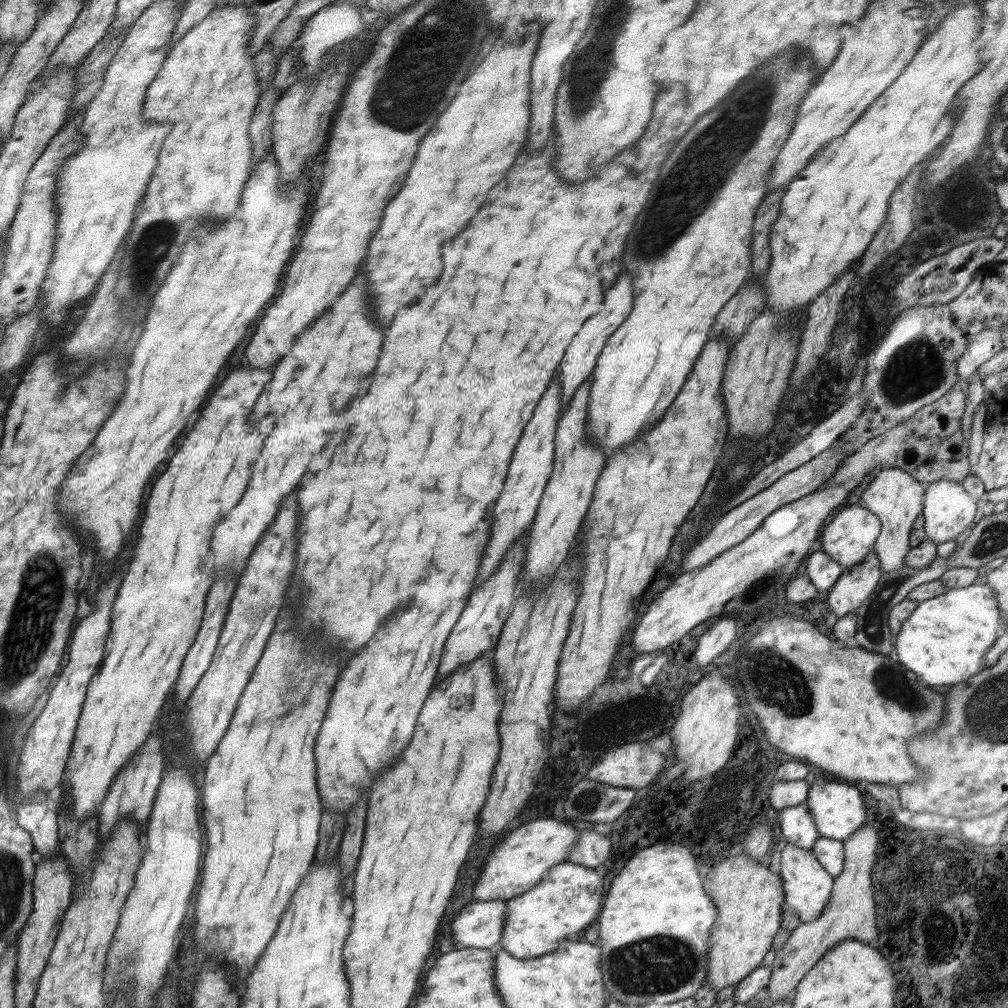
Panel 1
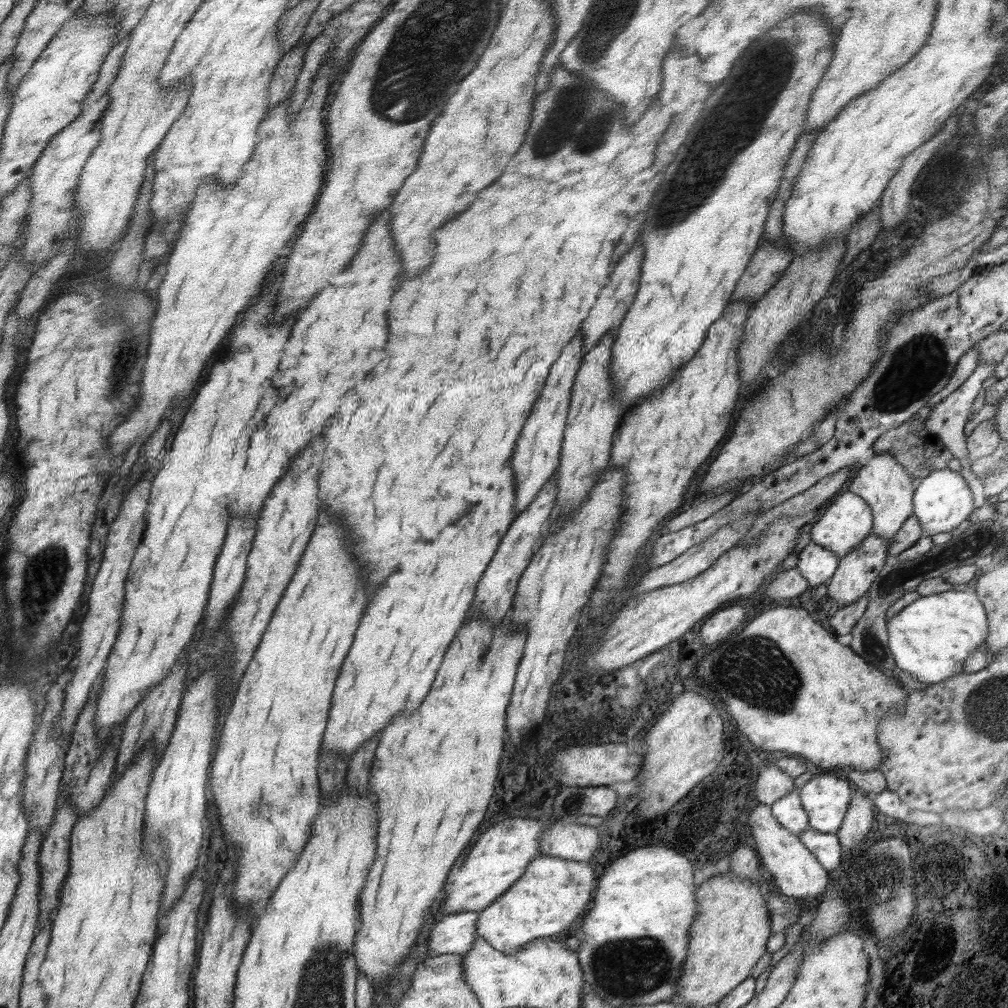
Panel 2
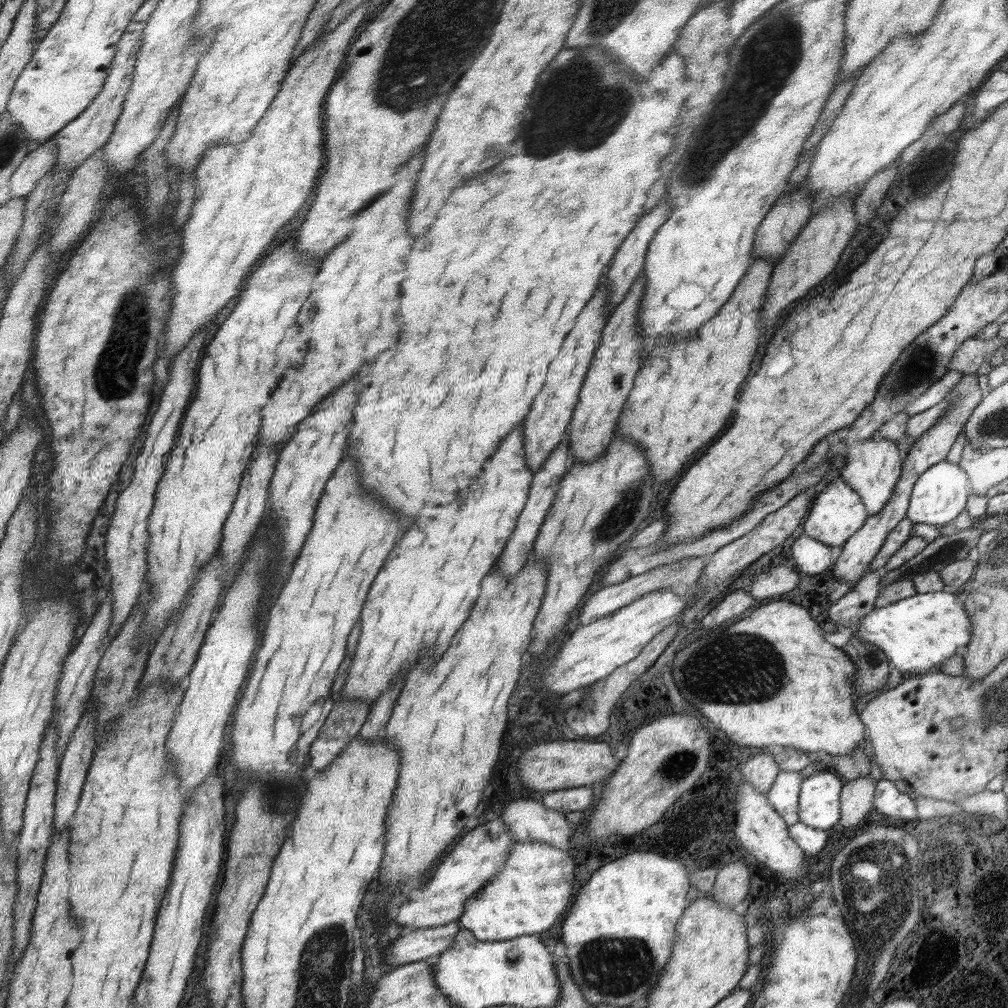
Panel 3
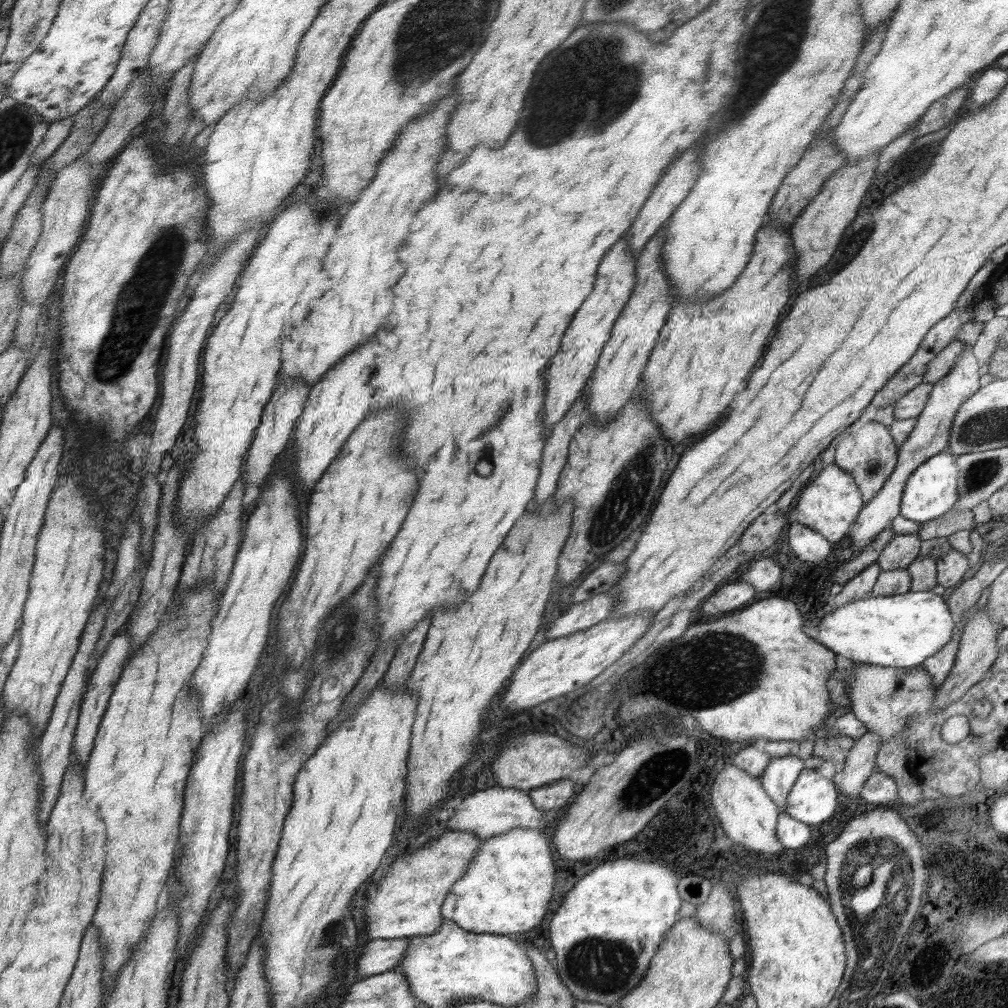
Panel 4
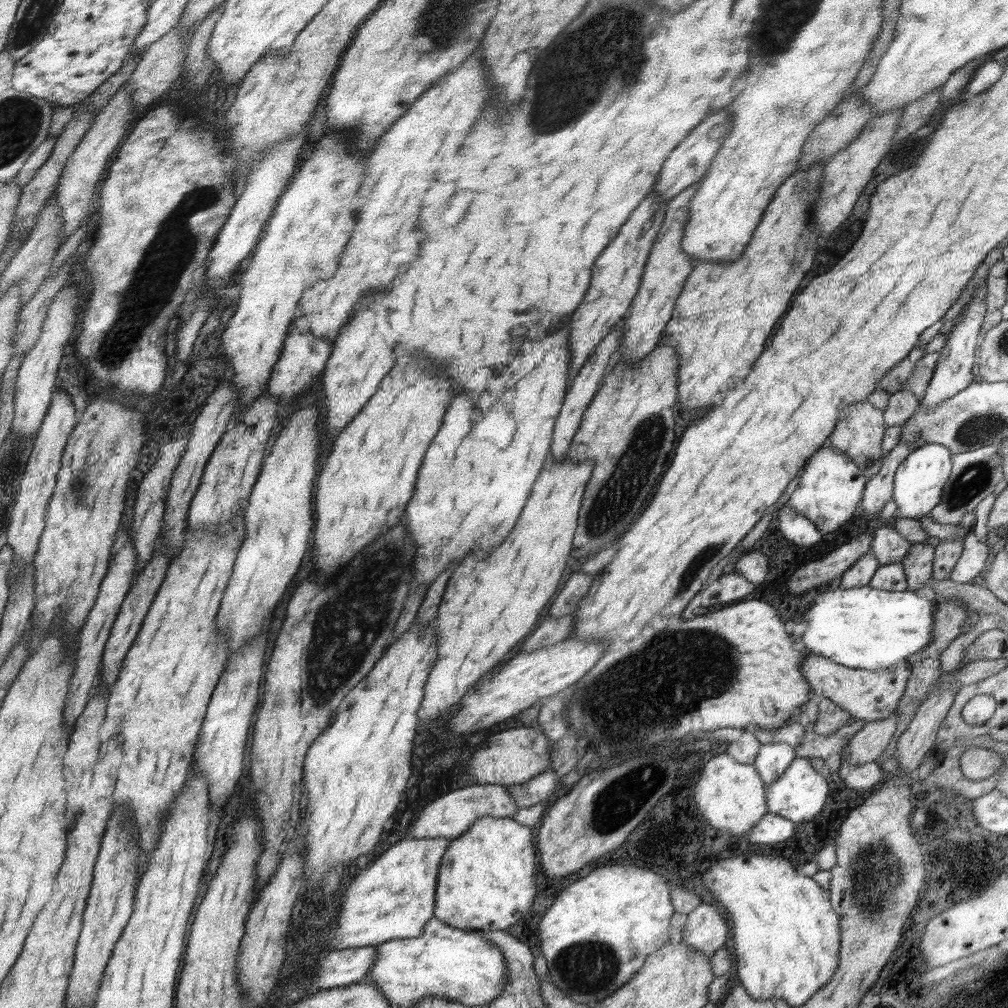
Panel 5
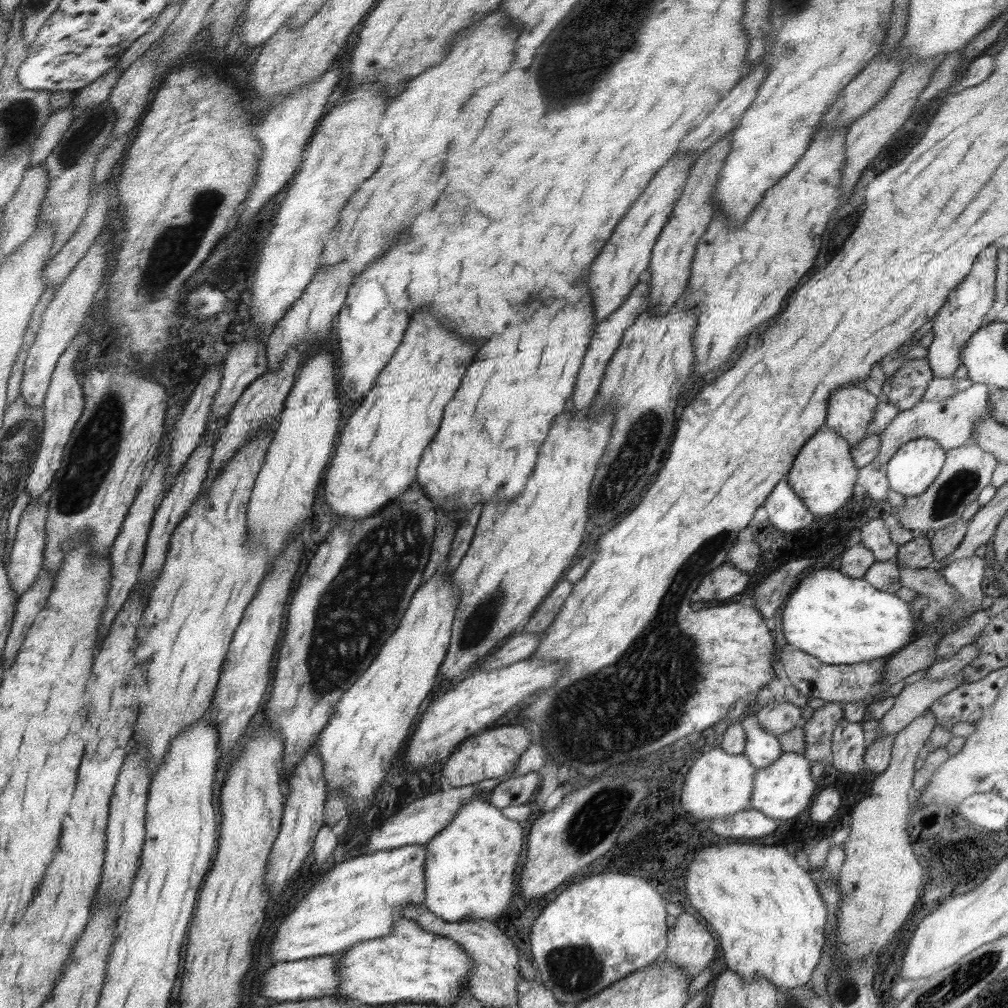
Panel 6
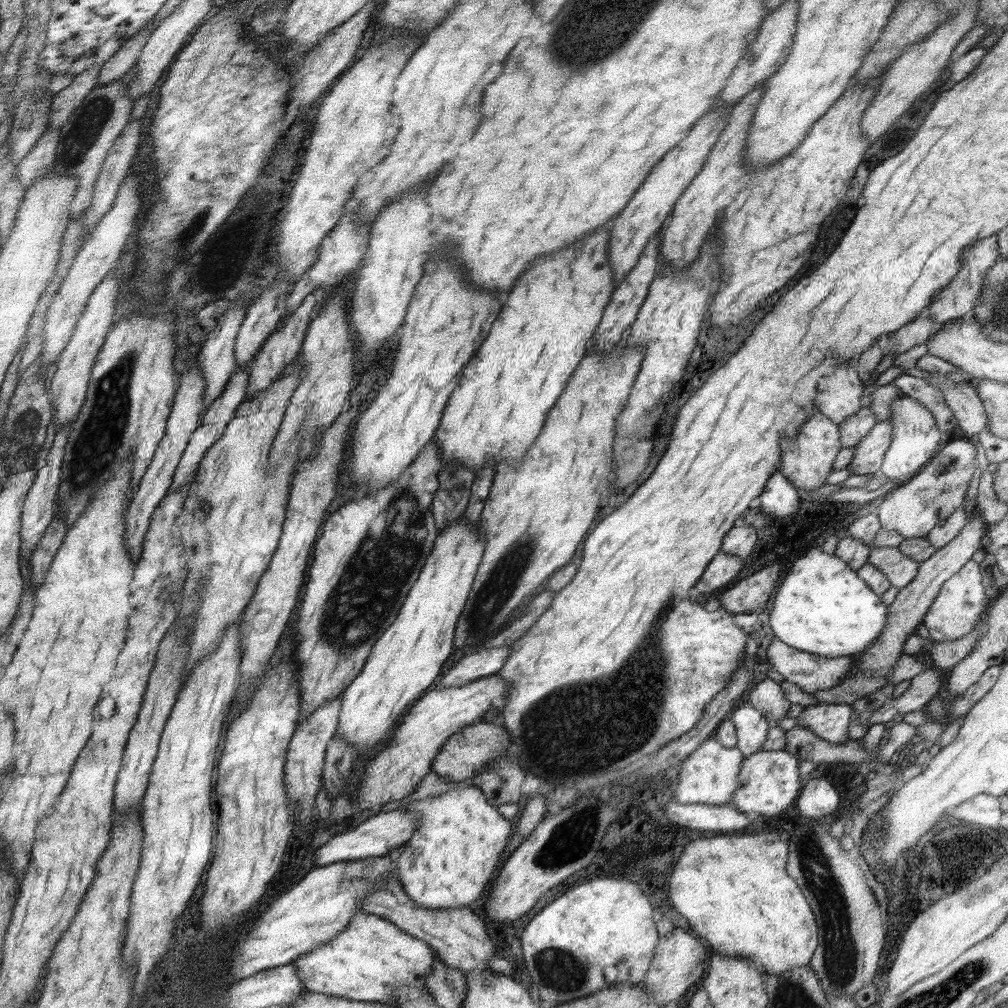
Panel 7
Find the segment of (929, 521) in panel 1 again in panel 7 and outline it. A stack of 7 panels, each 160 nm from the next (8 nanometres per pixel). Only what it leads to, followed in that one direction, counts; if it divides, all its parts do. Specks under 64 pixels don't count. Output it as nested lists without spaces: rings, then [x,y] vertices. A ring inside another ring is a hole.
[[[902,395],[894,399],[891,402],[889,418],[894,425],[894,436],[883,458],[880,473],[885,474],[891,480],[897,478],[903,485],[922,472],[948,438],[938,429],[931,410],[914,397]]]

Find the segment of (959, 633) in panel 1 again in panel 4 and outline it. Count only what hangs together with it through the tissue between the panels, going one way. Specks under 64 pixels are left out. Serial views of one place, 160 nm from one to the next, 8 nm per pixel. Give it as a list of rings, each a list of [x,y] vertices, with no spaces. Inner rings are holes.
[[[931,590],[894,596],[870,594],[844,603],[825,615],[814,639],[834,654],[862,665],[895,669],[921,666],[952,638],[955,622],[945,599],[946,595],[934,594]]]

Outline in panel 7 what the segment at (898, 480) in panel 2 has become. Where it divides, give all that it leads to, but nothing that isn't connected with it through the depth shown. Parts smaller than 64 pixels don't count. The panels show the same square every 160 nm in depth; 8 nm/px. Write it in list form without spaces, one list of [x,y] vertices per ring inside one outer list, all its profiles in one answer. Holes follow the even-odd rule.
[[[854,361],[834,364],[834,372],[826,376],[814,398],[815,406],[836,425],[842,424],[860,409],[865,388]]]

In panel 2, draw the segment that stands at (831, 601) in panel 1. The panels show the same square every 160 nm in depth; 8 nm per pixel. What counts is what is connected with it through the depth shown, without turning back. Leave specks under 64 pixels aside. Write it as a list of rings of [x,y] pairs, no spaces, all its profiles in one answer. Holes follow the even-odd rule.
[[[870,533],[852,552],[840,559],[840,566],[835,574],[830,577],[827,583],[827,592],[830,598],[834,598],[839,604],[839,608],[848,606],[857,598],[867,594],[870,585],[876,580],[889,562],[889,544],[886,539],[882,539],[878,533]]]

